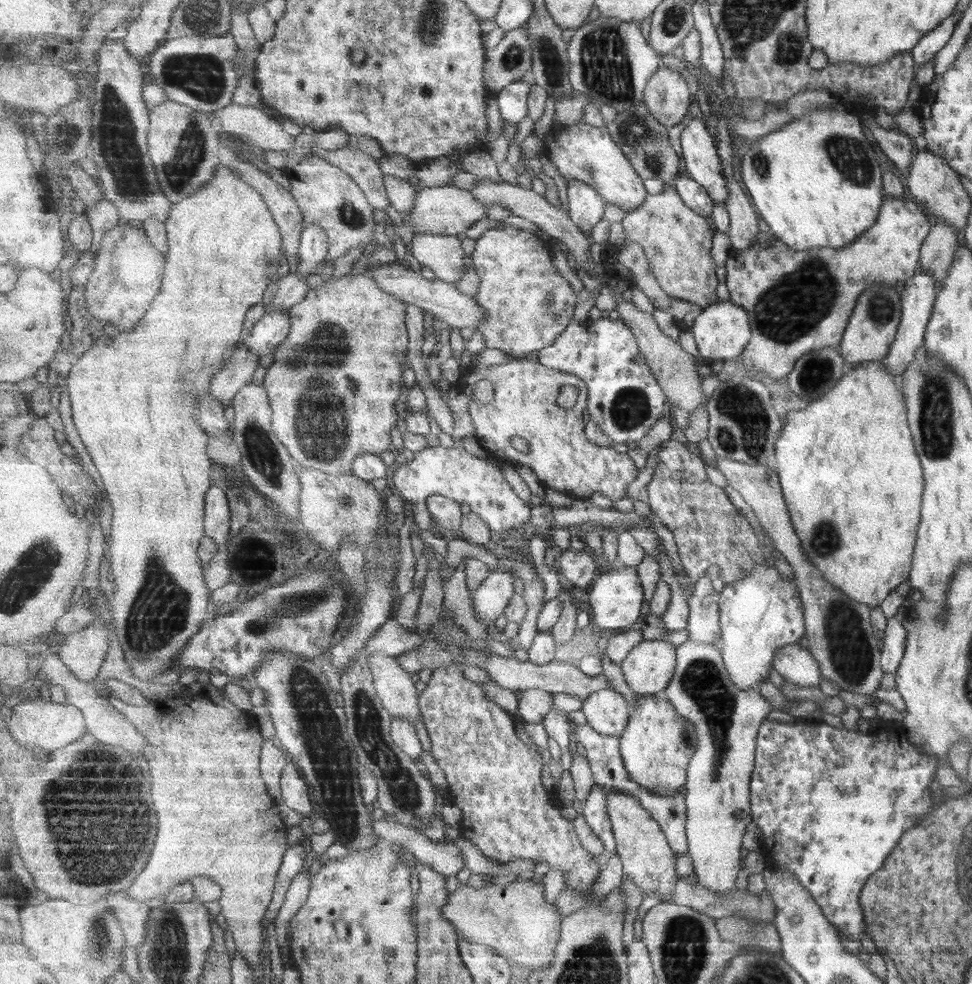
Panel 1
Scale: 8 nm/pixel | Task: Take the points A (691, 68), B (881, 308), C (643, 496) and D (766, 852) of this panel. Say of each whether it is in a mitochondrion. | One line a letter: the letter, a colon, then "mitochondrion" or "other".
A: other
B: mitochondrion
C: other
D: other

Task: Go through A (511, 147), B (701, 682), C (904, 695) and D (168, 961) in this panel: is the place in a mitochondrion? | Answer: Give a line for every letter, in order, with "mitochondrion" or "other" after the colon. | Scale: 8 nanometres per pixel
A: other
B: mitochondrion
C: other
D: mitochondrion

